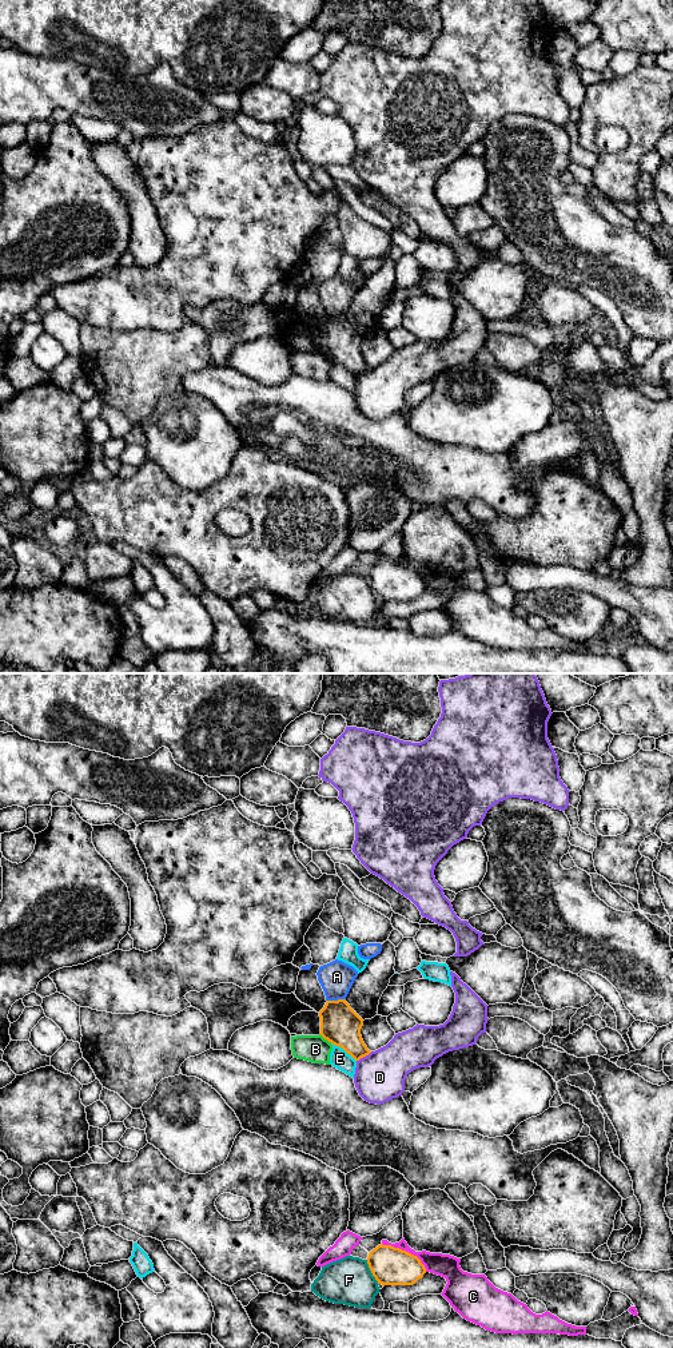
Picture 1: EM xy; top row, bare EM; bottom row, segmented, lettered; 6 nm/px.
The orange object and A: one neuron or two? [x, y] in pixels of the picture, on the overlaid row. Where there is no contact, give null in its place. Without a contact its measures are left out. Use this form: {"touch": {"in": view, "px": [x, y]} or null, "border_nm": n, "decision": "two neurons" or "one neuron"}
{"touch": {"in": "xy", "px": [335, 1001]}, "border_nm": 110, "decision": "two neurons"}

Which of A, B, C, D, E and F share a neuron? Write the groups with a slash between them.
A / B / C / D / E / F

